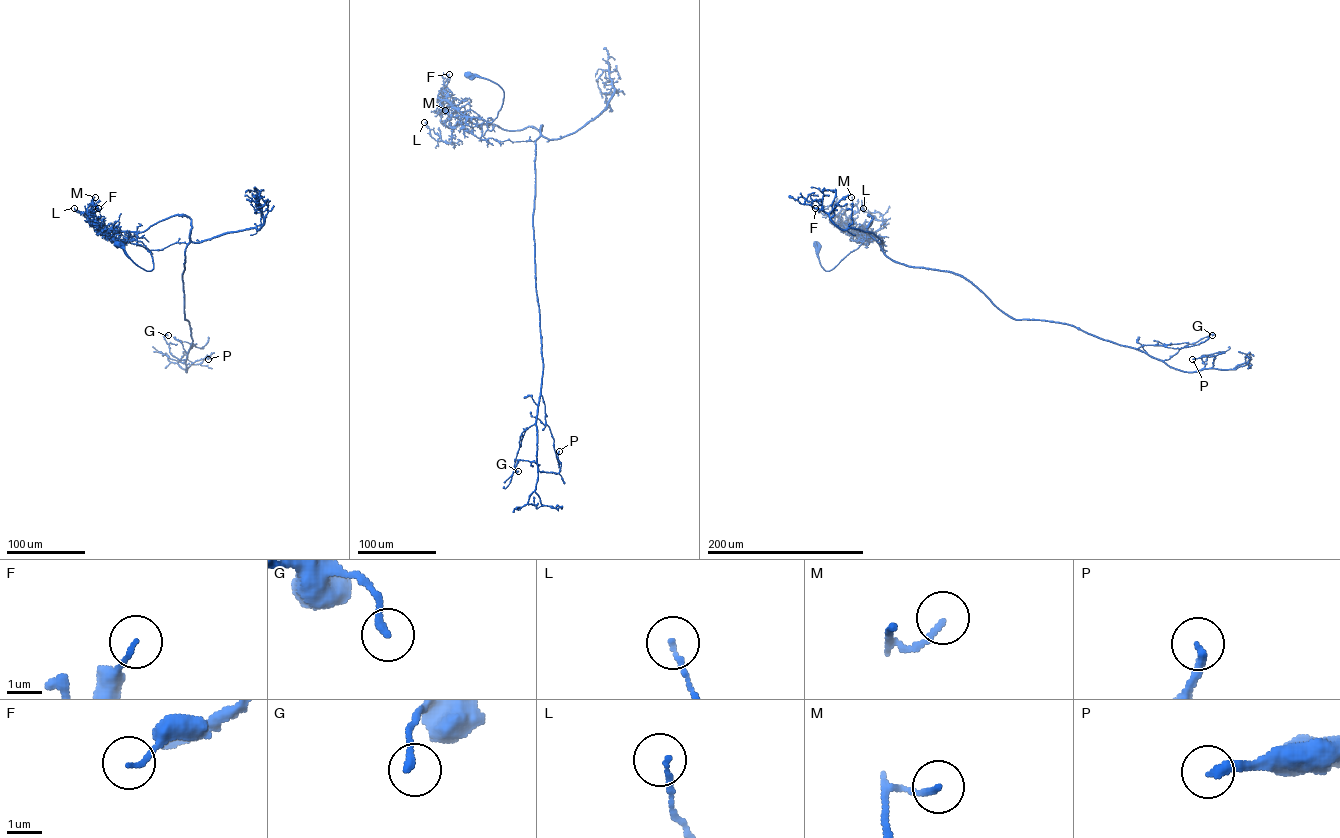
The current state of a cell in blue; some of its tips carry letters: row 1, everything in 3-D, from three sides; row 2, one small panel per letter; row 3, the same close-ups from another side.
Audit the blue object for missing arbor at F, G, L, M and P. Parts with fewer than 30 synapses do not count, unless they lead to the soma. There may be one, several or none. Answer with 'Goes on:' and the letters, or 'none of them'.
Goes on: none of them

